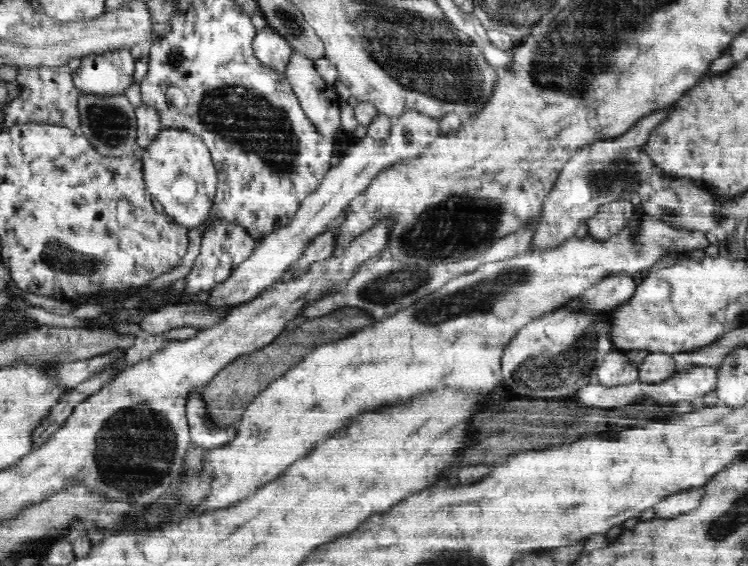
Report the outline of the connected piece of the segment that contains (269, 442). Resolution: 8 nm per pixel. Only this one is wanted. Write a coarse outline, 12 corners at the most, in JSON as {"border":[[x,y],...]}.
{"border":[[640,215],[480,265],[317,346],[212,449],[238,503],[362,414],[486,394],[507,344],[614,272],[704,250]]}

